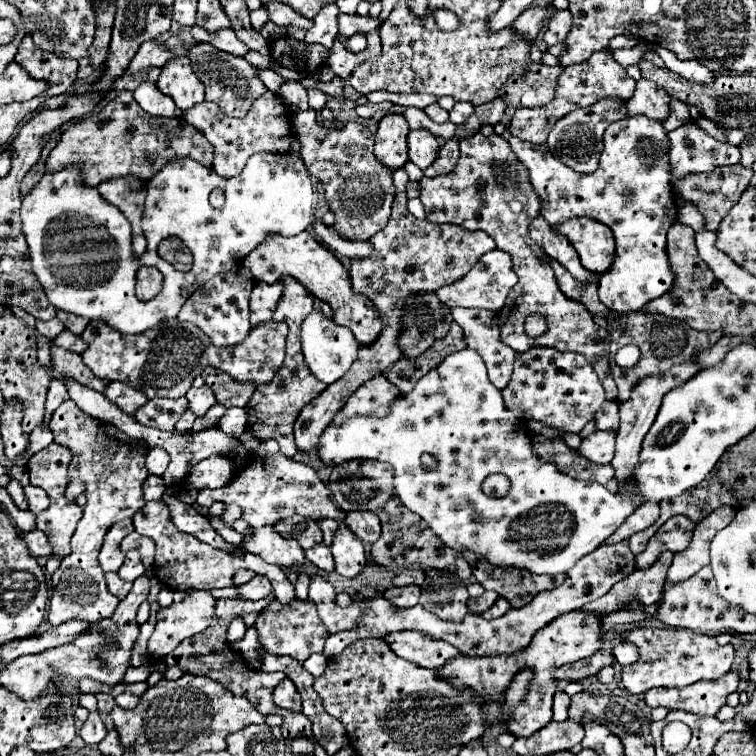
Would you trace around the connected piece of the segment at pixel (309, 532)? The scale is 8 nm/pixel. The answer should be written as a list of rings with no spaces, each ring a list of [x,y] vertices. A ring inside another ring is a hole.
[[[293,516],[293,518],[287,518],[285,522],[277,522],[275,530],[285,538],[295,538],[303,550],[315,546],[315,542],[323,541],[319,526],[305,516]]]

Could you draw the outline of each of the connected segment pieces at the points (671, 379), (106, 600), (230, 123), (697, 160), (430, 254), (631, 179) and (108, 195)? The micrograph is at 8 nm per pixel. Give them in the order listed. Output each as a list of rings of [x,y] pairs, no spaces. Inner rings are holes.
[[[691,360],[691,362],[685,362],[685,364],[681,364],[681,366],[673,366],[669,372],[665,372],[665,374],[661,374],[661,376],[647,376],[647,378],[643,378],[643,380],[633,388],[631,398],[619,404],[621,426],[619,426],[619,434],[617,434],[615,455],[613,462],[611,462],[613,468],[615,468],[615,476],[617,476],[619,482],[625,482],[625,478],[629,478],[633,466],[637,464],[637,456],[639,456],[639,450],[641,450],[641,440],[645,438],[645,435],[653,424],[653,420],[655,420],[655,416],[657,416],[657,412],[659,412],[659,408],[661,408],[663,396],[665,396],[669,390],[673,390],[673,388],[685,384],[685,380],[693,378],[693,376],[697,374],[697,370],[699,370],[699,366],[695,364],[695,360]]]
[[[65,400],[53,412],[49,428],[53,430],[55,442],[61,442],[73,452],[73,460],[69,464],[69,482],[81,480],[85,484],[87,506],[71,538],[71,554],[61,558],[61,566],[51,578],[53,596],[49,600],[47,620],[51,626],[59,626],[67,620],[97,624],[99,620],[109,618],[119,604],[117,596],[107,590],[97,556],[109,526],[113,526],[113,522],[117,520],[131,518],[145,506],[141,484],[147,478],[145,458],[149,452],[149,444],[143,438],[129,438],[111,422],[91,418],[81,408],[77,408],[73,400]]]
[[[269,88],[261,98],[255,98],[251,102],[249,114],[241,120],[233,120],[221,112],[221,108],[215,102],[199,102],[197,106],[191,106],[189,110],[183,110],[183,120],[195,126],[215,148],[215,160],[213,170],[225,178],[237,176],[247,158],[261,150],[271,150],[285,154],[289,152],[289,146],[293,142],[293,130],[291,130],[291,108],[283,104],[283,98],[277,92],[271,92]]]
[[[689,120],[669,132],[669,142],[669,158],[675,176],[685,176],[689,172],[711,172],[717,166],[739,162],[739,148],[715,140],[699,126],[699,120]]]
[[[403,168],[393,172],[393,184],[397,188],[391,218],[387,226],[377,232],[373,242],[373,254],[367,260],[351,260],[351,282],[353,292],[365,294],[379,310],[379,320],[383,324],[377,342],[369,346],[359,346],[359,358],[353,362],[349,372],[339,378],[333,386],[327,386],[325,392],[321,392],[313,402],[309,402],[297,422],[295,422],[295,442],[299,452],[311,452],[317,448],[317,438],[325,432],[325,426],[333,422],[335,414],[345,406],[347,398],[369,378],[381,374],[385,368],[395,364],[401,358],[401,348],[397,346],[397,334],[399,334],[399,318],[401,308],[405,304],[405,296],[413,292],[435,292],[443,284],[451,284],[463,274],[467,274],[473,264],[495,248],[493,238],[489,238],[485,232],[471,232],[463,226],[453,224],[433,224],[429,220],[419,220],[407,210],[407,172]]]
[[[643,114],[637,116],[625,116],[619,122],[613,122],[605,134],[605,150],[601,154],[601,164],[595,172],[591,174],[577,174],[571,168],[567,168],[563,162],[559,162],[557,158],[553,158],[551,152],[547,152],[547,146],[535,146],[531,142],[519,140],[519,138],[511,138],[511,150],[517,154],[517,158],[529,168],[529,180],[533,182],[533,188],[537,190],[539,198],[541,198],[541,216],[549,222],[549,224],[561,224],[567,222],[569,218],[575,216],[589,216],[595,218],[599,222],[603,222],[605,226],[611,228],[611,232],[615,234],[615,260],[609,272],[601,274],[599,278],[599,298],[601,302],[619,312],[619,314],[627,314],[627,312],[635,312],[639,308],[643,308],[649,300],[659,298],[661,294],[665,294],[671,286],[673,286],[673,274],[667,262],[667,246],[665,246],[665,236],[667,230],[671,228],[671,224],[675,224],[677,220],[677,206],[673,202],[673,190],[669,184],[669,166],[663,158],[659,160],[651,160],[651,162],[643,162],[637,154],[635,154],[635,146],[639,138],[647,138],[651,136],[651,140],[665,150],[665,140],[667,134],[663,130],[663,126],[659,122],[649,122],[649,118],[645,118]],[[625,192],[631,192],[633,198],[627,200]]]
[[[123,176],[101,182],[97,190],[109,204],[117,206],[127,216],[133,230],[139,228],[145,200],[145,182],[141,182],[135,176]]]

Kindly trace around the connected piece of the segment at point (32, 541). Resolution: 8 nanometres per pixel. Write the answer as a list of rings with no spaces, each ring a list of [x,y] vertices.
[[[19,530],[25,544],[27,544],[27,550],[31,556],[49,556],[51,554],[51,546],[49,546],[49,540],[47,536],[41,532],[41,530],[31,530],[31,532],[23,532]]]

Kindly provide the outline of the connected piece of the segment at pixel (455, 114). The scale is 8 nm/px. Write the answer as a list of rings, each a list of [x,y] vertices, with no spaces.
[[[457,102],[455,106],[453,106],[453,110],[449,112],[449,120],[453,122],[453,124],[463,124],[471,114],[473,114],[473,106],[469,104],[469,102]]]

